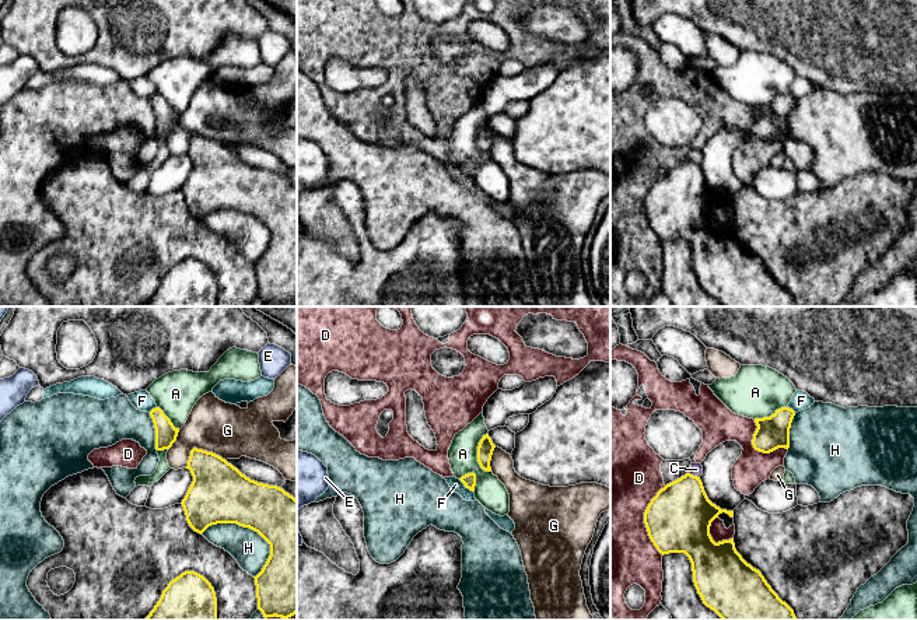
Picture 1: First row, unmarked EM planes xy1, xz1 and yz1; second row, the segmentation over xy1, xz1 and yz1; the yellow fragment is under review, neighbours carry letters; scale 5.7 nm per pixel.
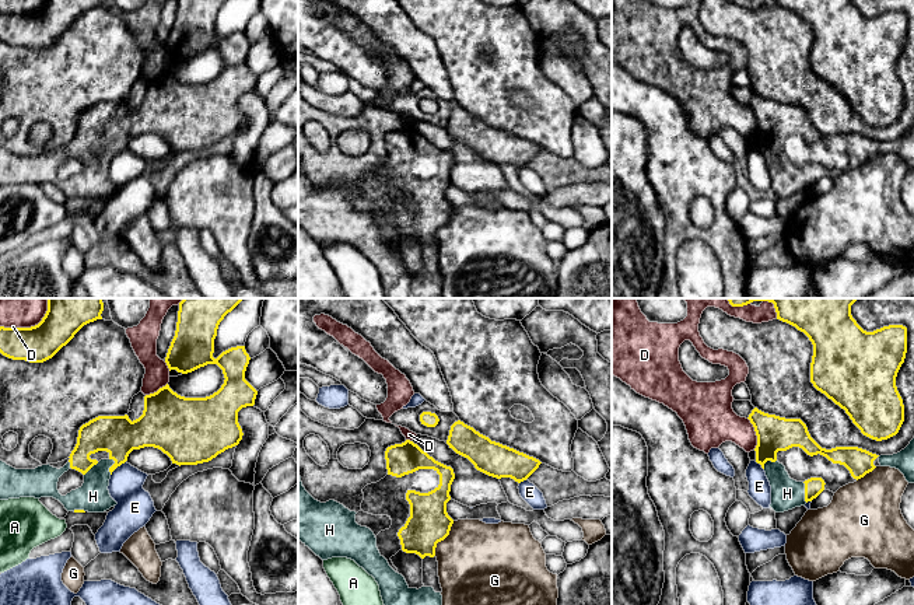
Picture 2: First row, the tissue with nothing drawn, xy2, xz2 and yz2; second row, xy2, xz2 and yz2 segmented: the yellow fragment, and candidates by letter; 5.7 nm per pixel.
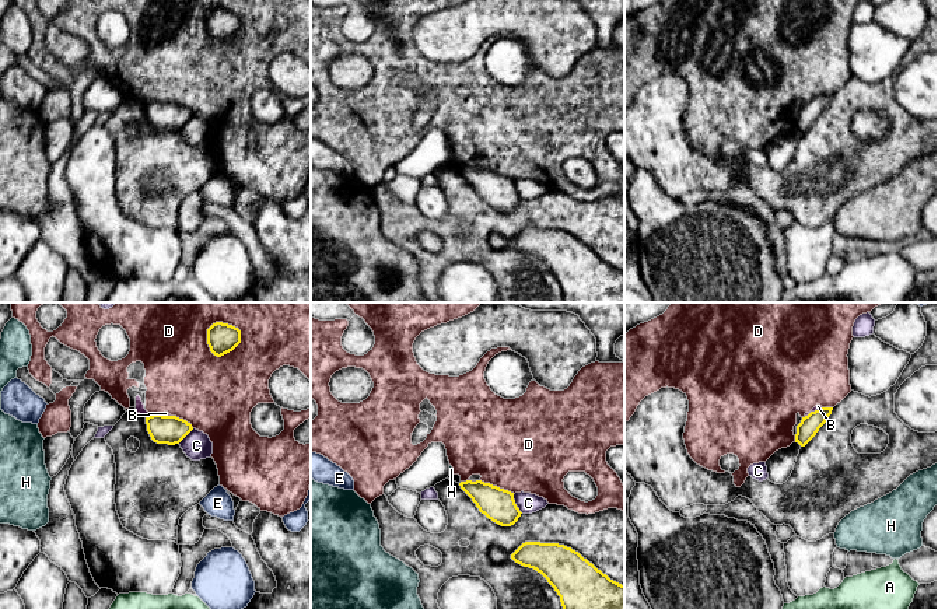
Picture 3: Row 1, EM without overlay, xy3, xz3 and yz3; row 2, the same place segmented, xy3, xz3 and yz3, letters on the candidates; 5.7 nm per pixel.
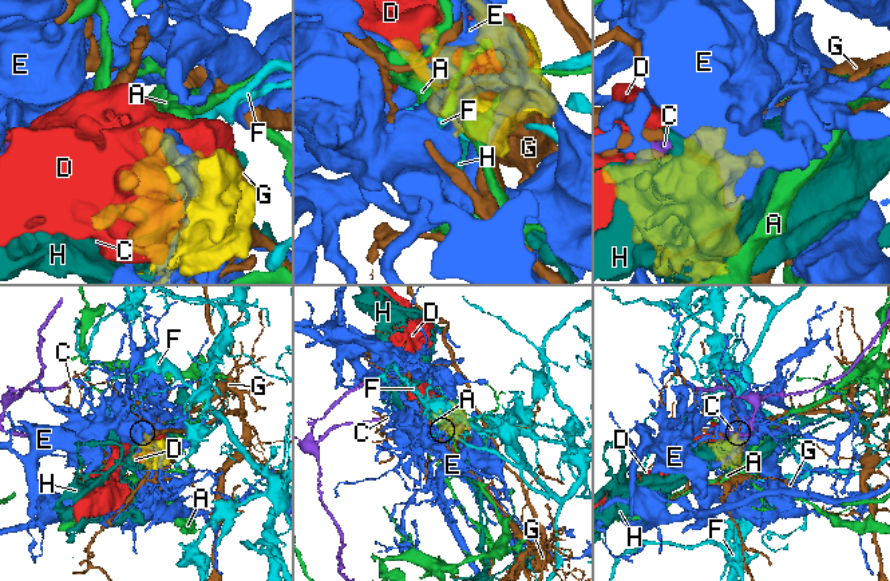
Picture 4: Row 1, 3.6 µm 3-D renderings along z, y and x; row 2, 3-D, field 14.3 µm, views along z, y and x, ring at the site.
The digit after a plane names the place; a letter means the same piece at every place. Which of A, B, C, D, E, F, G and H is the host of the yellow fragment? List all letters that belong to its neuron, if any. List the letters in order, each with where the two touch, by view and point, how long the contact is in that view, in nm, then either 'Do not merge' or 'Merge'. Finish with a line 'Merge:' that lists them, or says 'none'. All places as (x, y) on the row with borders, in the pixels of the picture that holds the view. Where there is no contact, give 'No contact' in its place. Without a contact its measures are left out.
A: Touches yellow at xz1 (478, 455). Shared border 240 nm. Do not merge
B: Touches yellow at yz3 (814, 412). Shared border 120 nm. Do not merge
C: Touches yellow at xz3 (515, 504). Shared border 130 nm. Do not merge
D: Touches yellow at xy3 (207, 336). Shared border 220 nm. Do not merge
E: Touches yellow at xy2 (116, 467). Shared border 120 nm. Do not merge
F: Touches yellow at xz1 (465, 486). Shared border 120 nm. Do not merge
G: Touches yellow at xy1 (200, 449). Shared border 240 nm. Do not merge
H: Touches yellow at xy1 (240, 525). Shared border 420 nm. Merge
Merge: H

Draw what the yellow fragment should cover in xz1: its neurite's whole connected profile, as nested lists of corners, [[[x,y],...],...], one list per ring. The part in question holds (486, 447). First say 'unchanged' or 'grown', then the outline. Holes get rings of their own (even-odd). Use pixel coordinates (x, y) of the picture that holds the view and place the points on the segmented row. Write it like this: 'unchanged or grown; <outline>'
unchanged; [[[489,434],[483,435],[477,446],[477,462],[480,467],[486,472],[491,472],[490,460],[496,445],[493,444]]]

